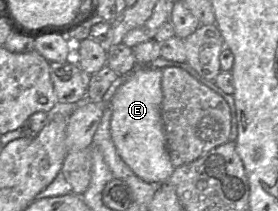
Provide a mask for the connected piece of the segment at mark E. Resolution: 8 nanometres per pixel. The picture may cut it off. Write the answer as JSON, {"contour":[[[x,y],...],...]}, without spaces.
{"contour":[[[140,69],[116,90],[109,103],[111,134],[119,155],[139,178],[157,184],[166,183],[175,169],[168,152],[161,115],[161,82],[162,69]]]}

